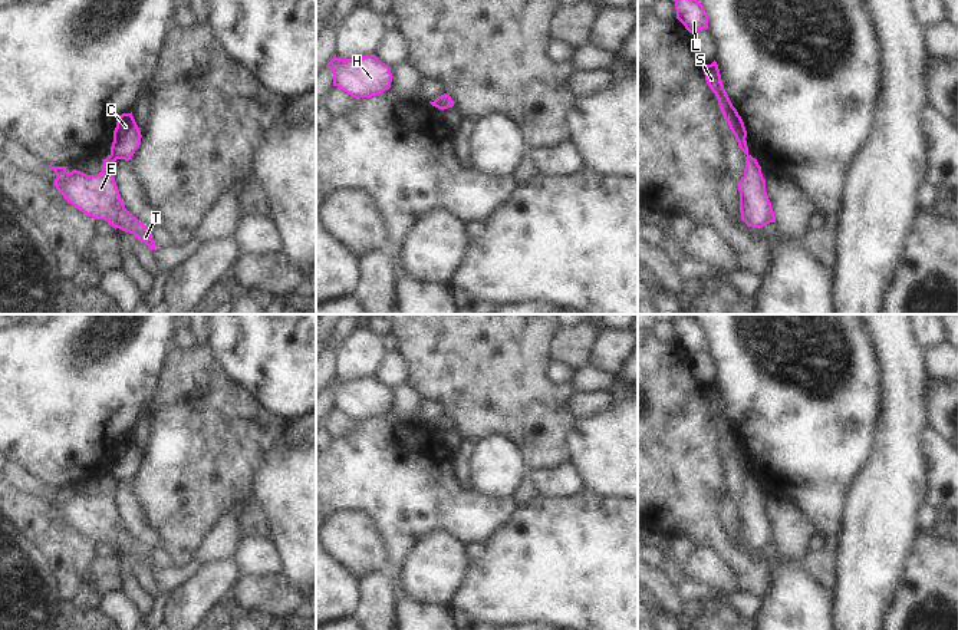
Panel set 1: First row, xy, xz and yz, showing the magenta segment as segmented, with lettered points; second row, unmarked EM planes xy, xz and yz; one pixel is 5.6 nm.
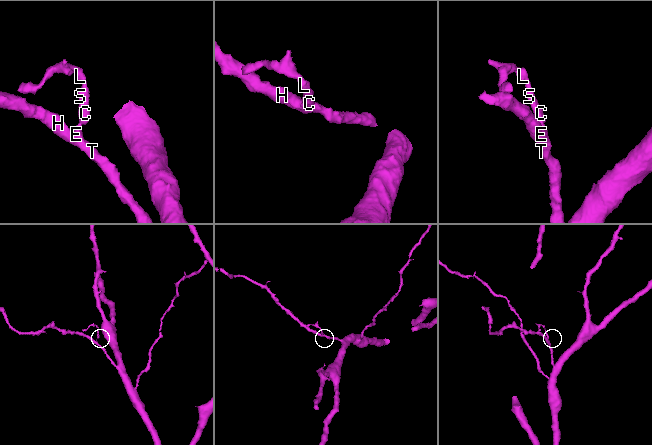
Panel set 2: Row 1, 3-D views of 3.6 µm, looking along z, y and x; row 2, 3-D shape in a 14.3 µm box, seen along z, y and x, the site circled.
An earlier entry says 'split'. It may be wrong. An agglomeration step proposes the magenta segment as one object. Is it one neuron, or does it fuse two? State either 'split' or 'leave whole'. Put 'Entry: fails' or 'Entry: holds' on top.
Entry: holds
split

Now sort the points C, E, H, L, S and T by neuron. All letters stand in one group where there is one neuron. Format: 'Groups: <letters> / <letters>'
Groups: C L S / E H T.

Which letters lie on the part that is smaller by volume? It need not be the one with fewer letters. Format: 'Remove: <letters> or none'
Remove: C, L, S

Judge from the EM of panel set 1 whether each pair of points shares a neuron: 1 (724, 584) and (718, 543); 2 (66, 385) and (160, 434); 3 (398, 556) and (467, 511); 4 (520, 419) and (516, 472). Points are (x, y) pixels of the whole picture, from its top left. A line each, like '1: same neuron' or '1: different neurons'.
1: different neurons
2: different neurons
3: same neuron
4: different neurons

